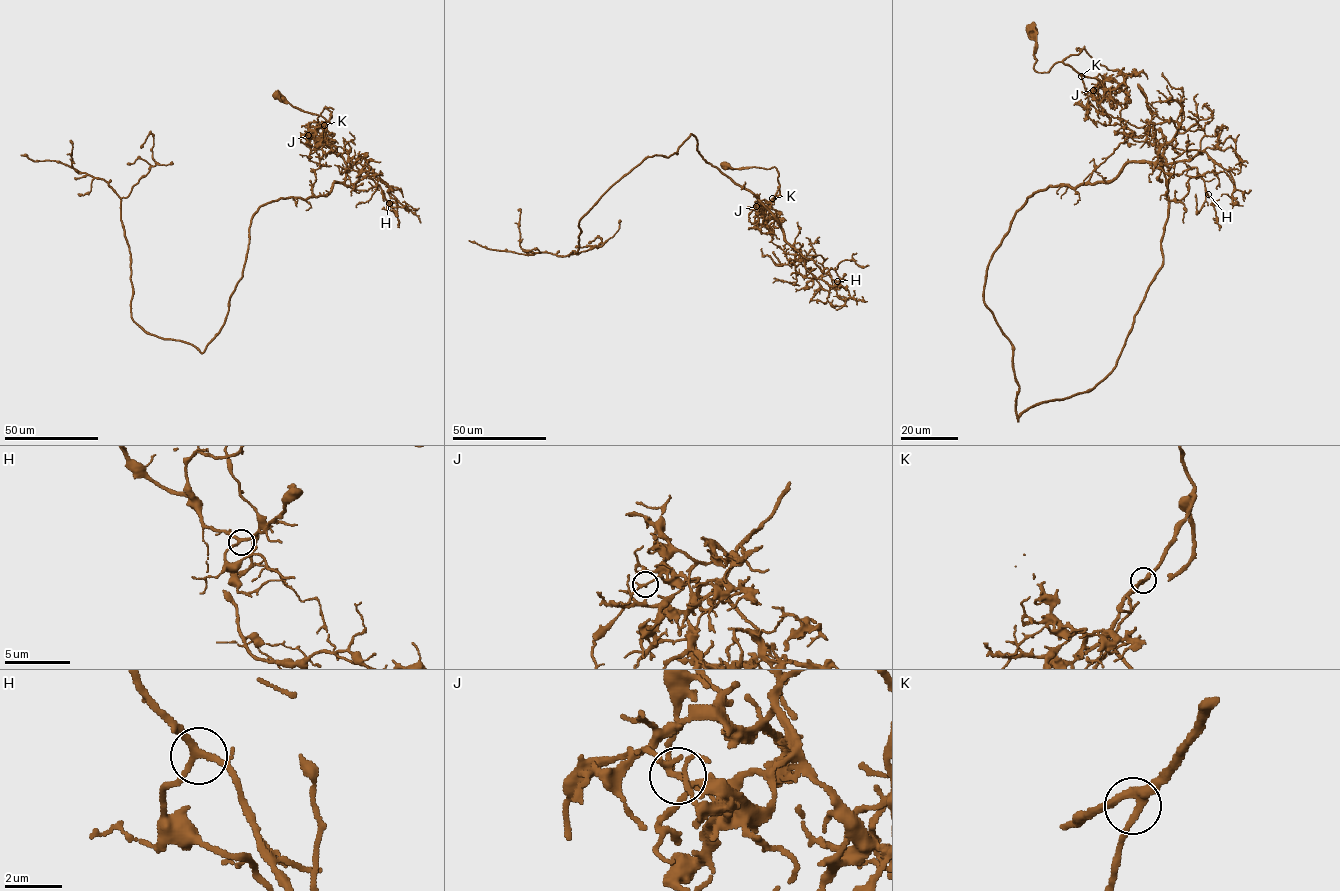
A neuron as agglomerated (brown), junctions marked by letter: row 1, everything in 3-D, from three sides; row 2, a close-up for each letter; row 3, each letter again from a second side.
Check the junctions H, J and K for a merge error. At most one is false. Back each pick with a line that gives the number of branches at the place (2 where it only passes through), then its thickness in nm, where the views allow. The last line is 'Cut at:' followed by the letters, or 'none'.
J: branches 2; calibre 180 nm
Cut at: J

